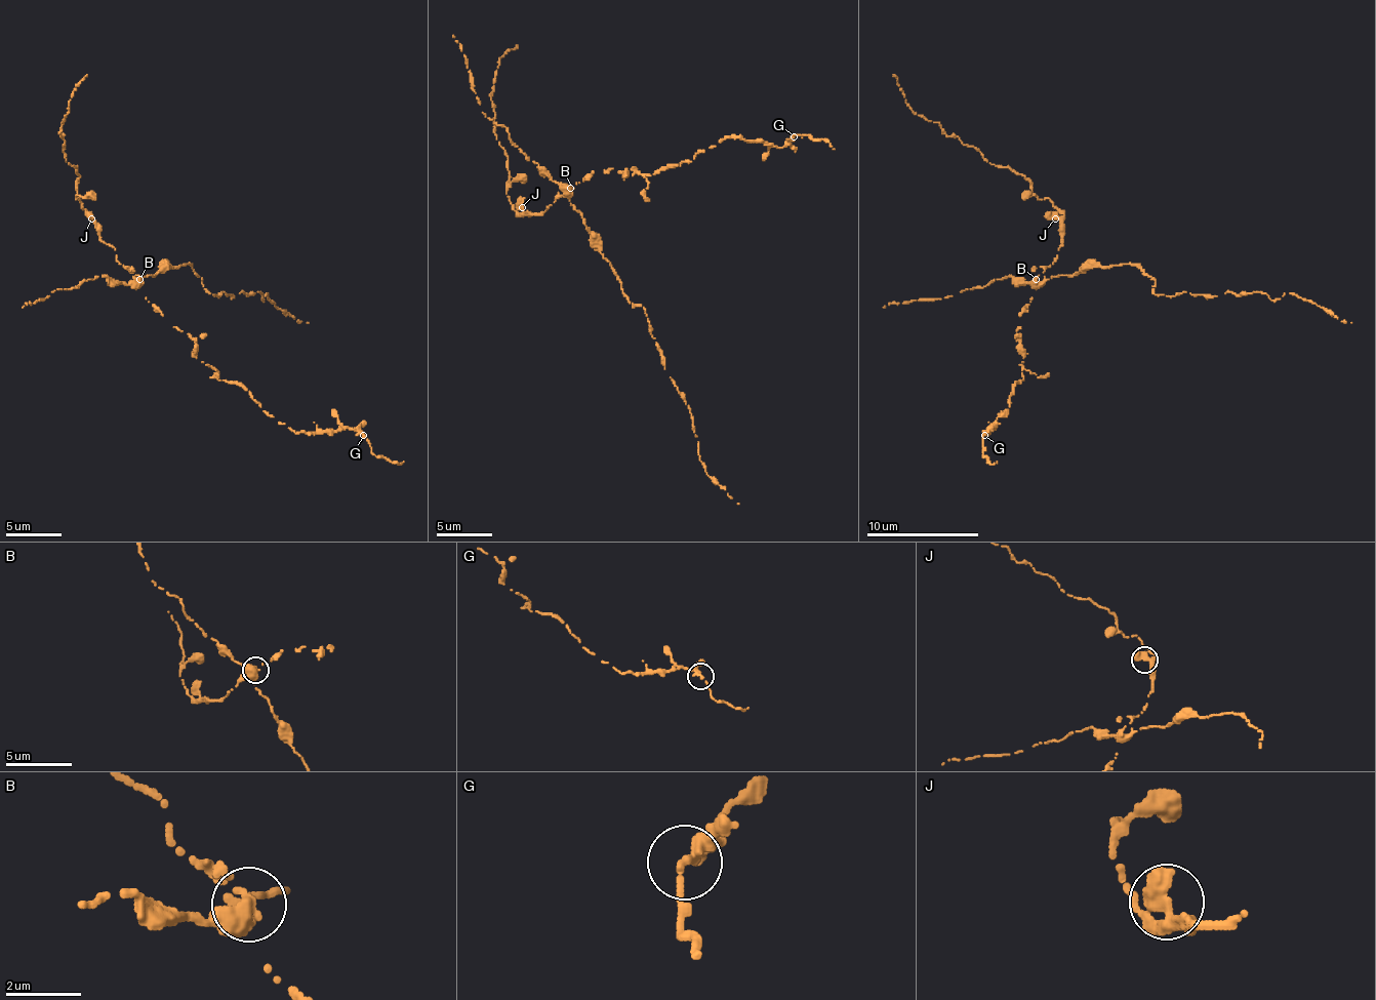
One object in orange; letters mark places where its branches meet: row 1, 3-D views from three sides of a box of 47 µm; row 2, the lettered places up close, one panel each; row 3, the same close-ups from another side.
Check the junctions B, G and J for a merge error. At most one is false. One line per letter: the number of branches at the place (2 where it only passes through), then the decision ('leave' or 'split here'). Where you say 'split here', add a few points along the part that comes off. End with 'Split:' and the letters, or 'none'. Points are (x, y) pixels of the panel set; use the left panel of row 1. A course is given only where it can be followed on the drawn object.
B: 3 | split here | (139, 280), (187, 263), (217, 296), (259, 291), (296, 322), (308, 322)
G: 3 | leave
J: 3 | leave
Split: B

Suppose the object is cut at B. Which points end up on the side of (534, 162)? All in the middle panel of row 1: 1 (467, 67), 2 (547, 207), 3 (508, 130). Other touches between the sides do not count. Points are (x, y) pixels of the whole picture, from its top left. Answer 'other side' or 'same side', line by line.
1: same side
2: other side
3: same side

